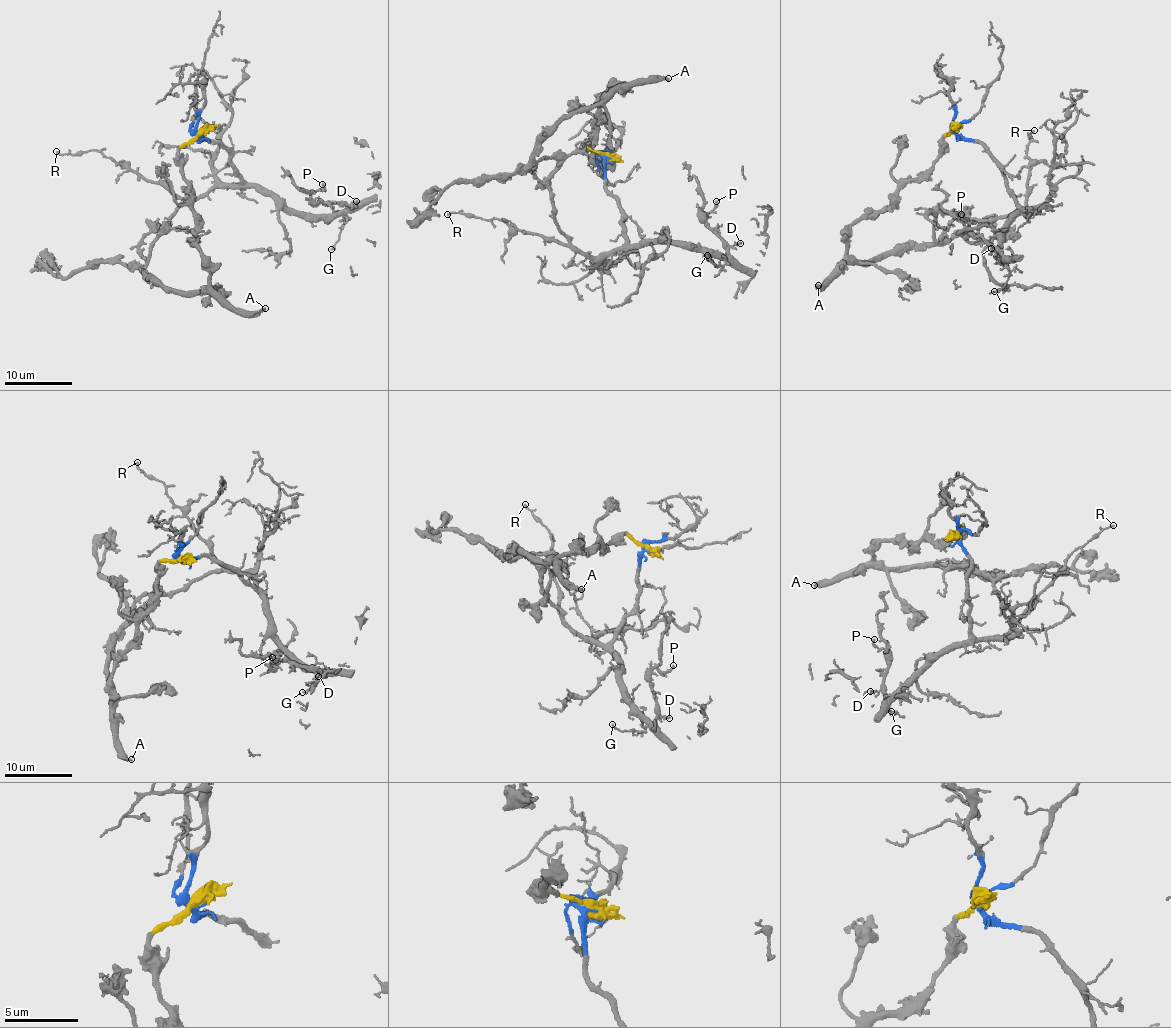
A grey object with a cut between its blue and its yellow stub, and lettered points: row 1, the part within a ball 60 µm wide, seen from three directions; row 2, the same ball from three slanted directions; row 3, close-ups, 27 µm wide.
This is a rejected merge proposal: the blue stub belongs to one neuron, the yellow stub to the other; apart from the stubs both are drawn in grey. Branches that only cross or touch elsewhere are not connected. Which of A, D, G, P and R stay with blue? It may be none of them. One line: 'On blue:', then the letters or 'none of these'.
On blue: D, G, P, R

